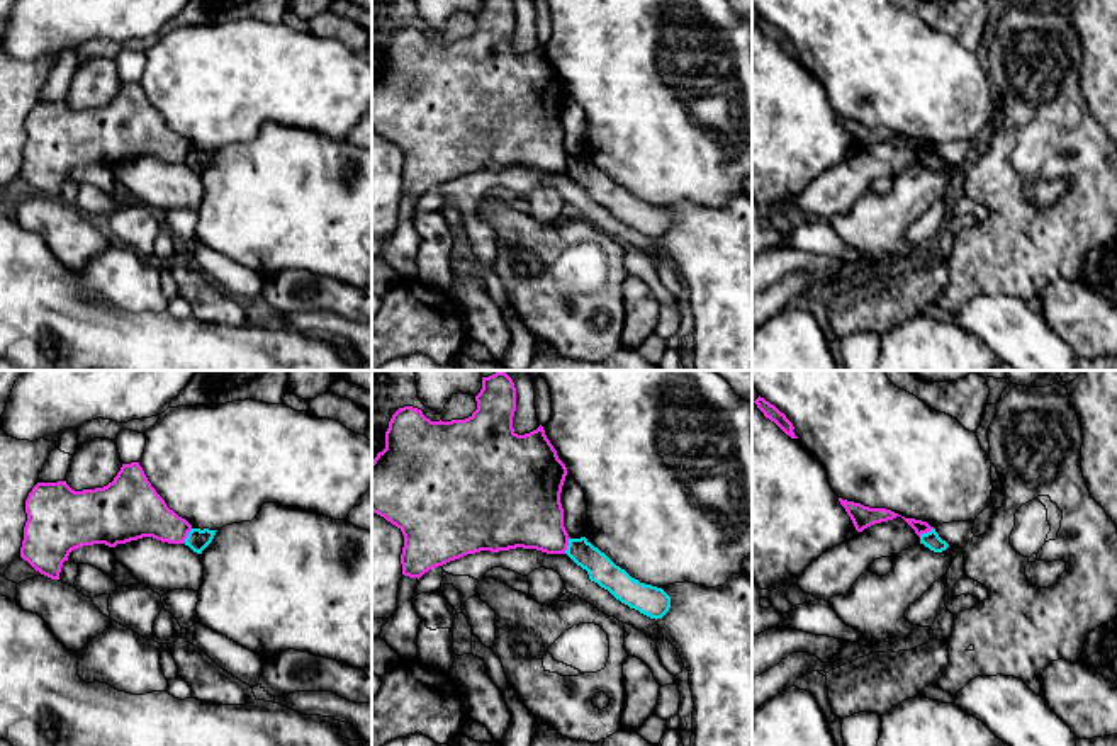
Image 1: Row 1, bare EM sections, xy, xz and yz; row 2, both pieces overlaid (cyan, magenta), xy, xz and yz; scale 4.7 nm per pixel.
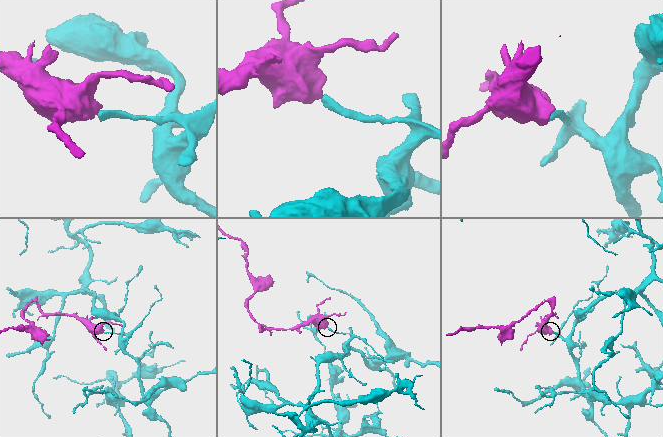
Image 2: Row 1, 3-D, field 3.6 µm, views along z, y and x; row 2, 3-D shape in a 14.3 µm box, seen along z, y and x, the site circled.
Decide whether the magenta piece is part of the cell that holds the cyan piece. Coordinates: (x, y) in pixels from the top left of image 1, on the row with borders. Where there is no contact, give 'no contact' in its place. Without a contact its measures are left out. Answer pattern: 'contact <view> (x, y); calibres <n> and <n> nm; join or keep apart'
contact xz (567, 546); calibres 140 and 340 nm; keep apart

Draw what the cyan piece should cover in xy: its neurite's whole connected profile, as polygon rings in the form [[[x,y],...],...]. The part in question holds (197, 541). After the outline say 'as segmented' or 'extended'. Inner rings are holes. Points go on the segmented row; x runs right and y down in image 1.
[[[192,528],[185,539],[185,545],[188,545],[194,552],[202,554],[202,551],[212,542],[217,530],[209,528]]]; as segmented

